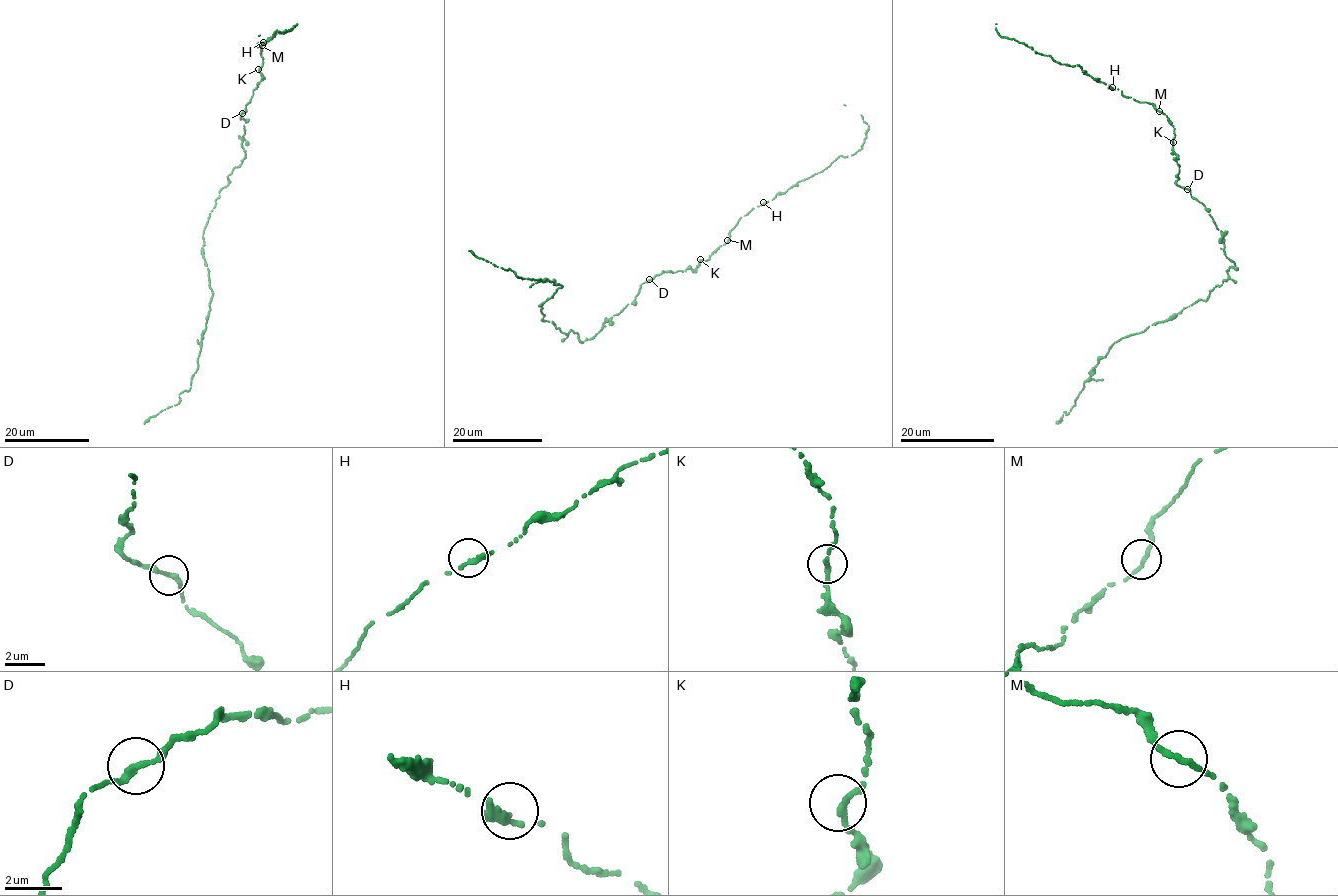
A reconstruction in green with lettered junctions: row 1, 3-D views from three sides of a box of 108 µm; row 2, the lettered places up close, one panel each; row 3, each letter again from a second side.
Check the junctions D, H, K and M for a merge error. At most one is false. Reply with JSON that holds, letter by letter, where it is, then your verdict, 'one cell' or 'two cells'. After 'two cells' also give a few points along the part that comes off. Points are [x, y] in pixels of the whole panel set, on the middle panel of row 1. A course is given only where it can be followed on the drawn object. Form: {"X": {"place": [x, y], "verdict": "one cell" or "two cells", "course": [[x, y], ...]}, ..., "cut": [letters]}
{"D": {"place": [649, 279], "verdict": "one cell"}, "H": {"place": [763, 202], "verdict": "one cell"}, "K": {"place": [700, 259], "verdict": "one cell"}, "M": {"place": [727, 240], "verdict": "one cell"}, "cut": []}

